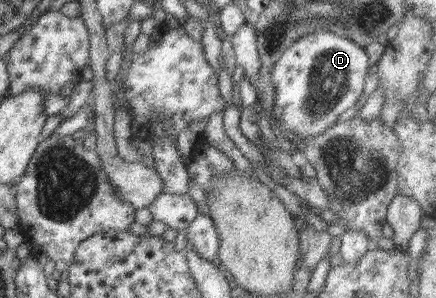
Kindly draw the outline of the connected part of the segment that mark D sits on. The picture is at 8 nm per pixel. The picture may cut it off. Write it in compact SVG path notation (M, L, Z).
M328 31L301 37L284 51L271 69L275 91L273 115L283 129L291 129L299 139L320 135L334 125L344 111L363 101L364 77L369 66L365 48L347 37Z

